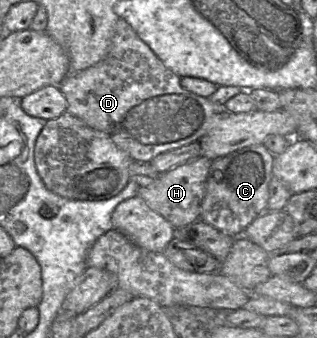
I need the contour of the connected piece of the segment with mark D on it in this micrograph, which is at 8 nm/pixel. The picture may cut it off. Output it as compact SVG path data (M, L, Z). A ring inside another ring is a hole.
M118 18L107 55L95 65L68 75L59 85L72 116L92 129L106 133L114 144L138 162L149 163L154 157L198 142L207 132L211 118L224 106L197 96L180 85L180 77L166 68L132 27Z

